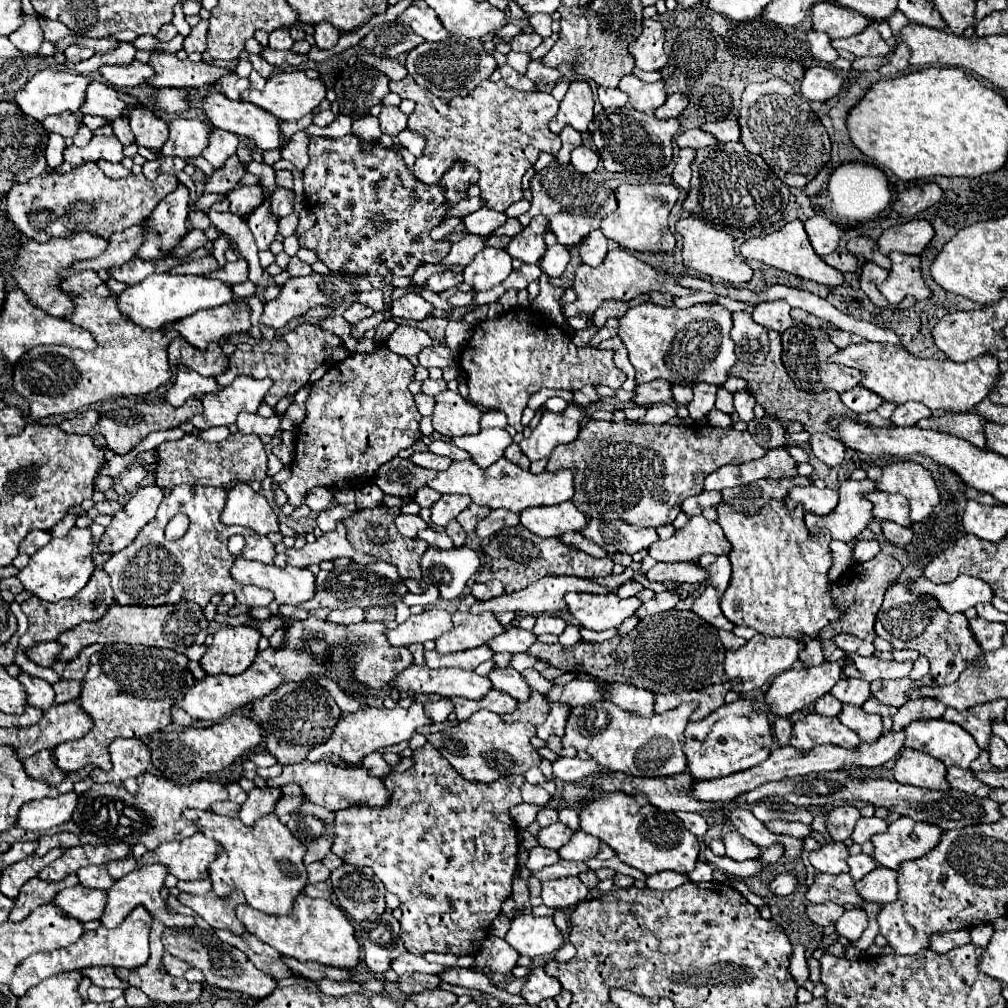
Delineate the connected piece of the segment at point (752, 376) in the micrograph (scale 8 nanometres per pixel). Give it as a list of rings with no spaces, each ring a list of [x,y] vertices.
[[[769,330],[769,354],[763,360],[763,364],[735,364],[735,368],[729,370],[729,376],[743,378],[747,382],[747,392],[753,394],[757,404],[763,406],[763,410],[779,420],[785,422],[801,422],[803,430],[809,434],[817,432],[829,432],[825,428],[825,416],[831,416],[833,412],[847,412],[845,404],[841,404],[839,394],[835,390],[825,390],[825,392],[805,392],[795,388],[793,380],[787,376],[785,366],[781,364],[781,334],[774,330]]]

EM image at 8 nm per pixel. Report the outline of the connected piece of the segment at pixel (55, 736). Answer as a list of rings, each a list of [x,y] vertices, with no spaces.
[[[77,702],[54,705],[45,712],[45,716],[37,725],[37,733],[26,733],[22,727],[18,732],[19,744],[16,750],[20,759],[25,759],[43,748],[55,748],[57,744],[66,741],[77,740],[89,732],[91,720],[81,712],[81,706]]]

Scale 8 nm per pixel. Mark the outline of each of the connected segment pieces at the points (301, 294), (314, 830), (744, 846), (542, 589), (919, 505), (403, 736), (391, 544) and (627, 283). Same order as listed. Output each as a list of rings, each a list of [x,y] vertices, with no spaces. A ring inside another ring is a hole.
[[[309,274],[309,276],[301,276],[301,278],[291,278],[283,288],[281,294],[275,300],[265,302],[265,310],[261,314],[261,322],[273,330],[283,328],[289,320],[305,314],[307,310],[315,308],[315,306],[333,306],[337,300],[341,300],[345,294],[351,292],[351,284],[347,284],[339,274]]]
[[[313,802],[301,804],[301,808],[291,814],[287,828],[307,846],[307,852],[303,856],[305,866],[311,862],[319,862],[331,850],[333,816],[333,812]]]
[[[739,832],[725,834],[723,844],[725,844],[725,854],[733,860],[749,860],[749,858],[761,856],[759,846],[753,846],[753,842],[745,840]]]
[[[545,576],[541,578],[539,582],[523,588],[523,590],[517,590],[513,594],[501,594],[497,598],[491,598],[491,600],[485,600],[485,602],[477,602],[469,608],[471,614],[481,614],[485,610],[497,614],[497,612],[503,612],[503,610],[513,610],[513,612],[525,612],[525,614],[555,614],[555,612],[563,612],[565,610],[565,600],[563,596],[567,592],[593,592],[593,594],[605,594],[607,590],[603,586],[599,586],[597,582],[593,580],[577,580],[575,576]]]
[[[897,462],[883,468],[883,476],[875,480],[875,488],[889,494],[903,494],[909,500],[909,516],[913,522],[927,518],[939,504],[939,490],[931,472],[917,462]]]
[[[415,702],[411,708],[359,708],[353,714],[347,714],[339,720],[339,724],[333,730],[333,736],[327,744],[317,745],[313,747],[307,755],[306,761],[316,762],[322,759],[325,754],[335,754],[339,758],[343,758],[347,764],[359,764],[367,754],[371,754],[373,750],[383,750],[387,746],[399,744],[403,740],[409,740],[411,734],[417,732],[419,726],[429,726],[431,720],[423,714],[423,704]]]
[[[375,506],[375,508],[363,508],[363,510],[357,510],[353,516],[345,518],[343,524],[347,528],[347,540],[351,542],[351,546],[355,550],[361,550],[365,554],[373,554],[377,556],[379,560],[387,562],[387,564],[393,564],[399,572],[401,578],[421,578],[421,568],[419,568],[419,560],[421,556],[425,554],[427,550],[427,544],[419,538],[403,538],[395,524],[393,524],[393,518],[397,518],[401,514],[399,506],[395,508],[389,508],[389,506]]]
[[[611,248],[597,268],[591,268],[589,264],[581,264],[577,268],[577,272],[575,272],[575,278],[573,278],[573,290],[577,294],[577,300],[561,306],[565,316],[577,316],[581,312],[587,312],[587,316],[593,316],[593,312],[597,310],[597,306],[603,300],[619,298],[619,300],[627,302],[627,300],[631,300],[631,298],[635,298],[639,294],[645,294],[649,290],[671,292],[673,296],[689,296],[689,294],[693,294],[693,290],[683,288],[677,282],[671,282],[663,272],[653,270],[649,264],[637,260],[635,256],[625,252],[623,248]]]

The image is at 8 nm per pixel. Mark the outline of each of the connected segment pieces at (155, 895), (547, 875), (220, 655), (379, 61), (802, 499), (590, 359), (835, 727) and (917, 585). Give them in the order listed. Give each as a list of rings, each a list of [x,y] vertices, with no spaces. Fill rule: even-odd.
[[[151,864],[119,878],[107,890],[107,904],[103,914],[99,916],[101,926],[117,928],[135,906],[147,908],[153,904],[153,900],[157,900],[157,904],[163,904],[159,890],[165,876],[167,872],[165,868],[161,868],[161,864]]]
[[[557,862],[557,864],[551,864],[547,868],[541,868],[537,872],[531,872],[535,878],[539,878],[541,882],[545,880],[555,880],[555,878],[565,878],[565,876],[579,876],[581,872],[585,872],[587,866],[585,864],[573,864],[573,862]]]
[[[223,626],[213,636],[213,644],[207,648],[199,664],[209,676],[213,674],[235,676],[239,672],[245,672],[257,656],[259,638],[261,634],[255,628]]]
[[[365,54],[365,56],[363,56],[363,62],[369,64],[369,66],[379,68],[383,74],[387,74],[389,80],[401,80],[401,78],[407,76],[405,66],[401,66],[399,62],[395,62],[395,60],[391,60],[391,58],[377,58],[377,56],[373,56],[373,54]]]
[[[793,486],[785,496],[787,510],[793,510],[797,504],[803,506],[803,510],[813,514],[825,514],[831,512],[837,506],[837,490],[831,488],[815,488],[815,486]]]
[[[511,310],[501,314],[499,318],[493,320],[483,320],[473,326],[473,334],[467,340],[467,344],[459,352],[459,368],[467,376],[467,386],[469,386],[469,396],[471,400],[481,406],[481,408],[497,408],[507,414],[509,424],[517,430],[523,432],[521,424],[521,414],[527,408],[527,400],[531,394],[539,392],[541,388],[561,388],[561,390],[579,390],[587,384],[603,384],[613,390],[621,388],[625,382],[625,372],[619,370],[613,364],[613,350],[599,350],[591,346],[575,346],[563,330],[553,326],[549,320],[545,320],[541,314],[533,310]]]
[[[807,714],[793,724],[791,746],[795,750],[811,750],[813,746],[857,746],[861,740],[855,732],[843,726],[837,718],[825,718],[819,714]]]
[[[925,576],[909,578],[909,592],[935,598],[939,606],[949,614],[965,612],[967,608],[979,602],[991,602],[993,598],[989,584],[971,576],[959,576],[951,584],[933,584]]]

